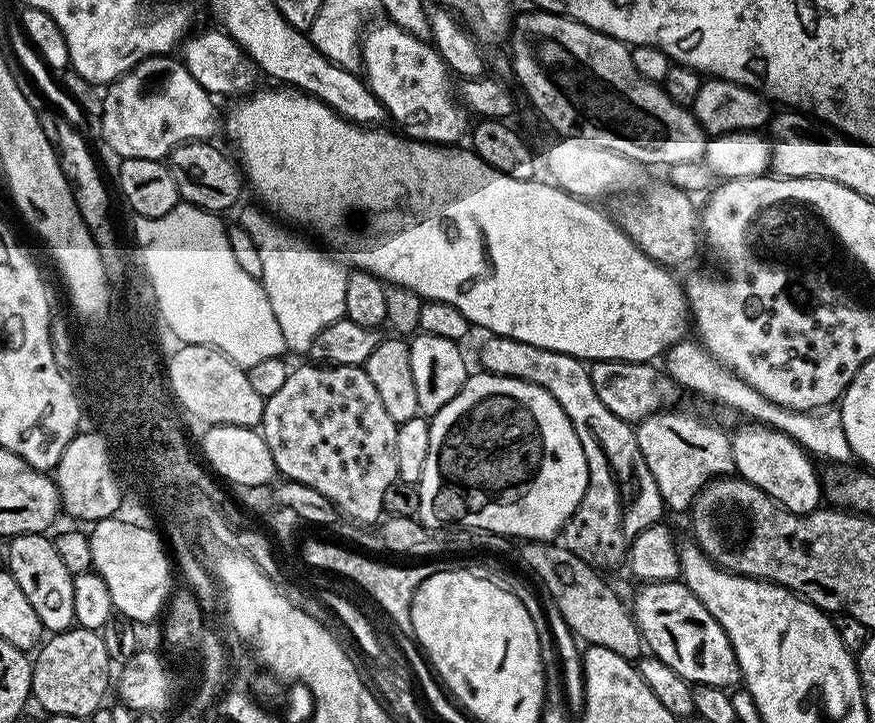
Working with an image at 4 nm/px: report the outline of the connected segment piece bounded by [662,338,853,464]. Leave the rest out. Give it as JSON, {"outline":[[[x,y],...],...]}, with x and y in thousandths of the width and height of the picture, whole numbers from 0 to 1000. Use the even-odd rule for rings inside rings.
{"outline":[[[783,467],[776,470],[774,476],[767,476],[758,488],[758,498],[758,513],[762,515],[774,535],[814,550],[816,555],[853,574],[850,577],[858,582],[889,593],[905,609],[911,610],[920,620],[921,625],[930,629],[934,635],[937,632],[953,639],[952,642],[965,642],[975,632],[966,596],[962,595],[959,566],[945,564],[930,570],[914,570],[889,562],[888,557],[882,557],[871,545],[866,545],[859,534],[843,523],[843,517],[839,517],[825,501],[815,495],[795,467]]]}

